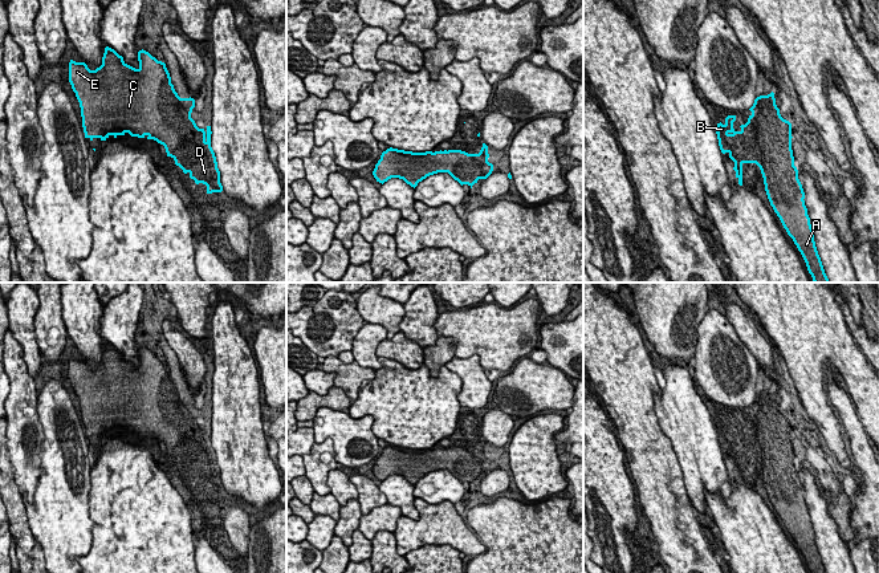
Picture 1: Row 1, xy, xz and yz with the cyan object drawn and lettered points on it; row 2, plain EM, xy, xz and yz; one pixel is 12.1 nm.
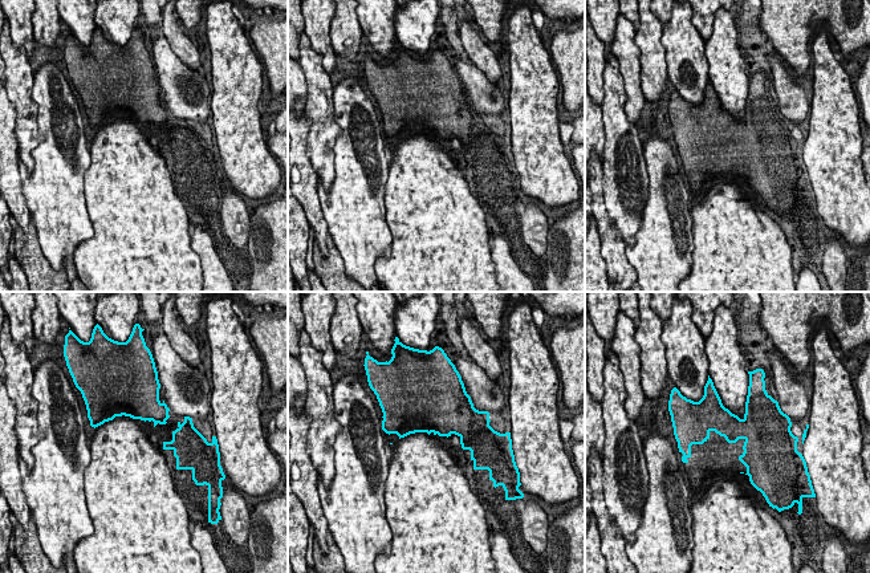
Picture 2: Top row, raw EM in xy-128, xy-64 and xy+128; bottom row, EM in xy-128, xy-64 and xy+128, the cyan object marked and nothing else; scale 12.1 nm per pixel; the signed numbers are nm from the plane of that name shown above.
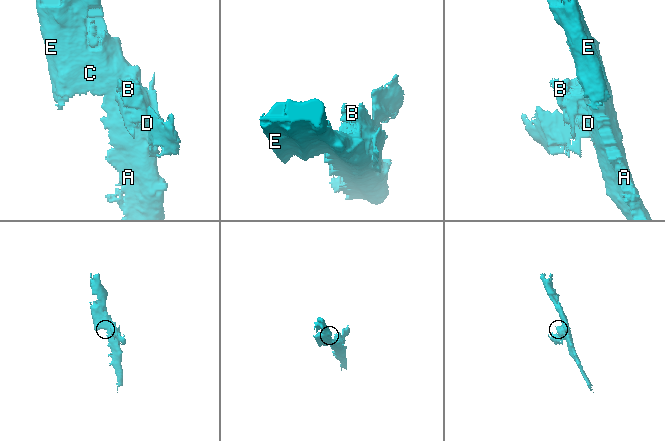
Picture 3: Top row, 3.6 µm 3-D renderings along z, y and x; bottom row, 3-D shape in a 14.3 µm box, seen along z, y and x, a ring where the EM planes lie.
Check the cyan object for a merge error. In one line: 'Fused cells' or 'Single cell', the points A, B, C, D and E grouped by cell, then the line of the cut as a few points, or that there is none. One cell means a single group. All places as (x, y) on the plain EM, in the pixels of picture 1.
Single cell. Groups: A B C D E. No split

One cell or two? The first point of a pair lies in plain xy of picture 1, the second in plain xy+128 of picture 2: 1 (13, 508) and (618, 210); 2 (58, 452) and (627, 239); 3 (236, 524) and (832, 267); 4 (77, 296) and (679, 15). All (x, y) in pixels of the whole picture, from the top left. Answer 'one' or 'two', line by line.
1: two
2: two
3: one
4: one

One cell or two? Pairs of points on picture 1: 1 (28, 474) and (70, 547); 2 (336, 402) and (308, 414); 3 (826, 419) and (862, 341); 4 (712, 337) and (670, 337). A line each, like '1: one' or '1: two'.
1: two
2: one
3: two
4: two

